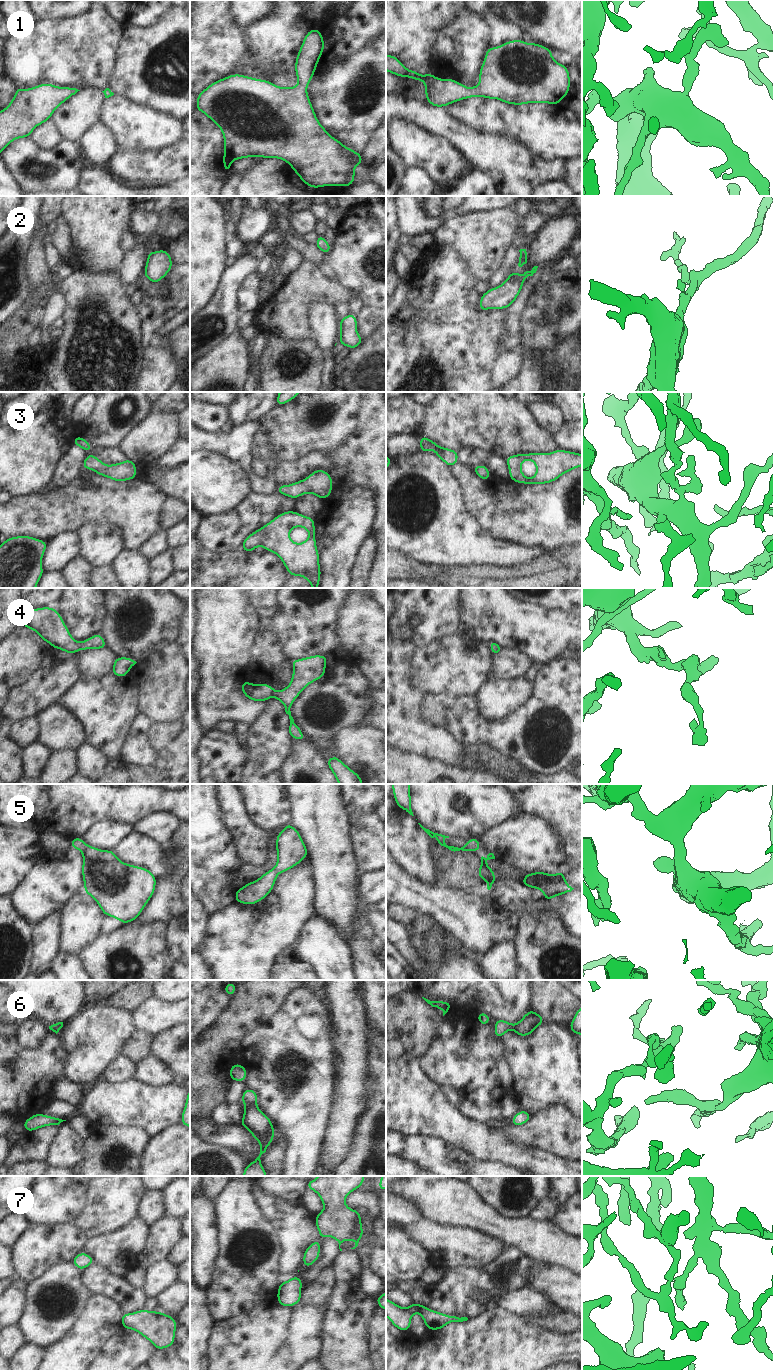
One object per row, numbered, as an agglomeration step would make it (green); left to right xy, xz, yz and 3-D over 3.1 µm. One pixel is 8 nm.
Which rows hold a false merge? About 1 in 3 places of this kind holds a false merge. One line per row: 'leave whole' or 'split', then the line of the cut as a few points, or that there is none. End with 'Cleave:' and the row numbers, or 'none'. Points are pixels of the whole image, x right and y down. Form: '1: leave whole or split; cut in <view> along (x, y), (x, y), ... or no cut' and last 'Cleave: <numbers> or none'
1: leave whole; no cut
2: split; cut in xz along (339, 339), (345, 345)
3: leave whole; no cut
4: leave whole; no cut
5: leave whole; no cut
6: leave whole; no cut
7: leave whole; no cut
Cleave: 2

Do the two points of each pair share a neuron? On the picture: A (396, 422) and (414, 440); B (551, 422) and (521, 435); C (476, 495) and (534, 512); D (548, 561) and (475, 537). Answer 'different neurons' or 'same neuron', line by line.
A: different neurons
B: different neurons
C: same neuron
D: different neurons

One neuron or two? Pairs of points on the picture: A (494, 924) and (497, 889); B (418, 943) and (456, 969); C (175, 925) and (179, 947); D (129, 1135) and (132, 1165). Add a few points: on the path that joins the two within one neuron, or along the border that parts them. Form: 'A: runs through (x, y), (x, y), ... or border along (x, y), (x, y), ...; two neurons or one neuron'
A: border along (475, 892), (489, 893), (501, 907), (513, 913); two neurons
B: runs through (427, 944), (447, 964); one neuron
C: runs through (175, 930), (179, 942); one neuron
D: runs through (129, 1142), (132, 1158); one neuron

